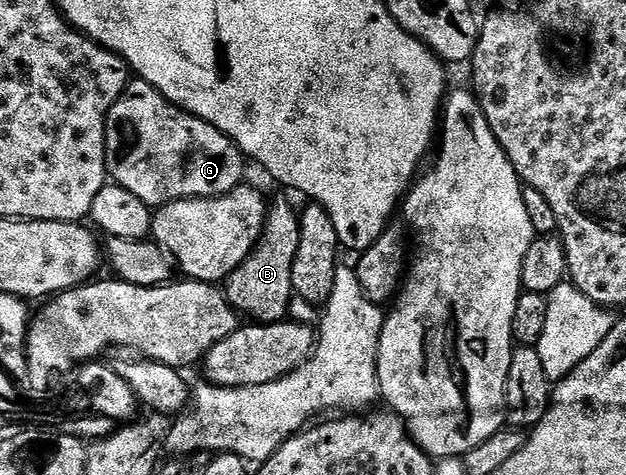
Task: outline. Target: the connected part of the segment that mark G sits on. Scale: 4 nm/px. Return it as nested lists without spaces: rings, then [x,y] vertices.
[[[130,82],[129,87],[115,101],[105,122],[105,169],[114,184],[139,197],[150,209],[176,199],[198,199],[231,193],[242,186],[247,160],[233,142],[215,125],[168,103],[149,83]]]

